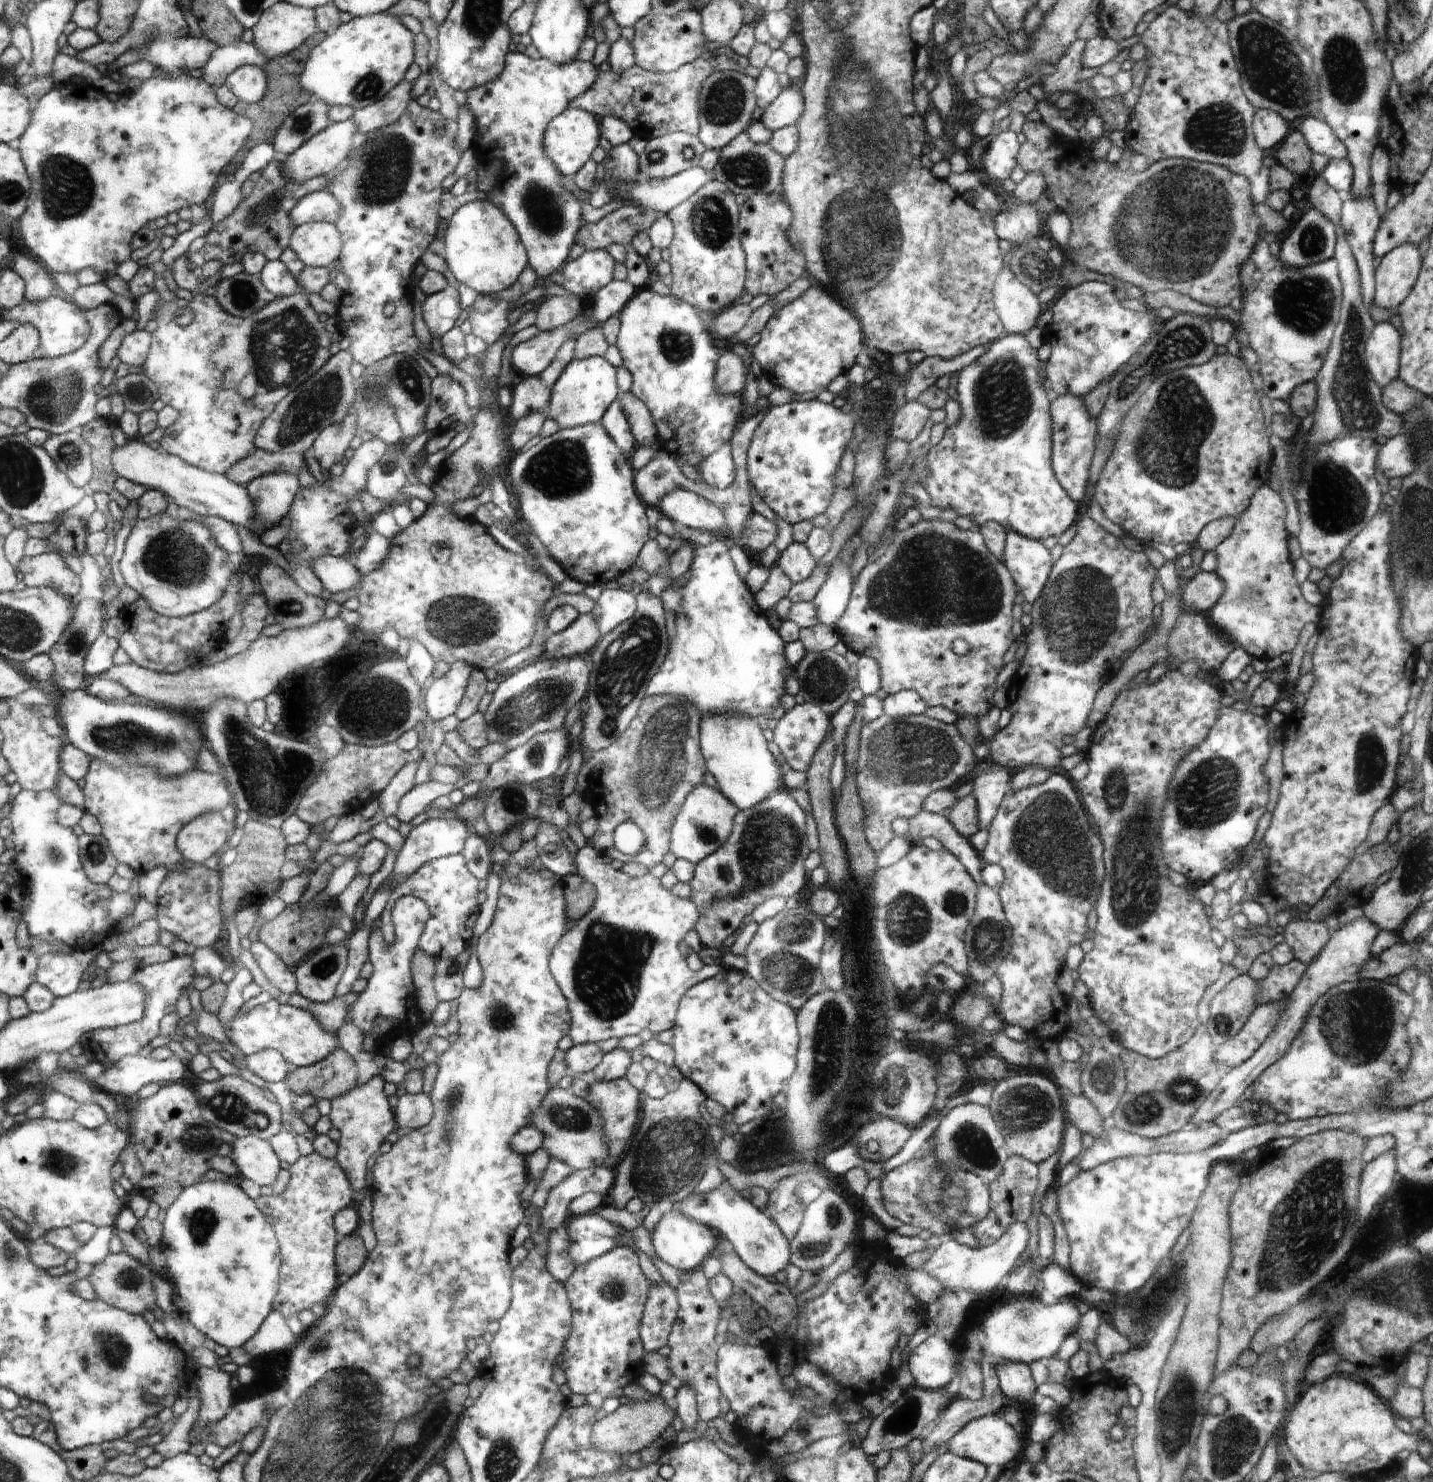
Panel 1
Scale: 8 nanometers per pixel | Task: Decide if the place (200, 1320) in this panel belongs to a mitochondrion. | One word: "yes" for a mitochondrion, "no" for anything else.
no

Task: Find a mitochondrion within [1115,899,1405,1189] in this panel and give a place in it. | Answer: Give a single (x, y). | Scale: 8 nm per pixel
(1356, 1019)

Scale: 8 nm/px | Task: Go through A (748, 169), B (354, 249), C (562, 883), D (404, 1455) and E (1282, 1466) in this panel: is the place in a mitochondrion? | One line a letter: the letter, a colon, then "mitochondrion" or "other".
A: mitochondrion
B: other
C: other
D: mitochondrion
E: other

